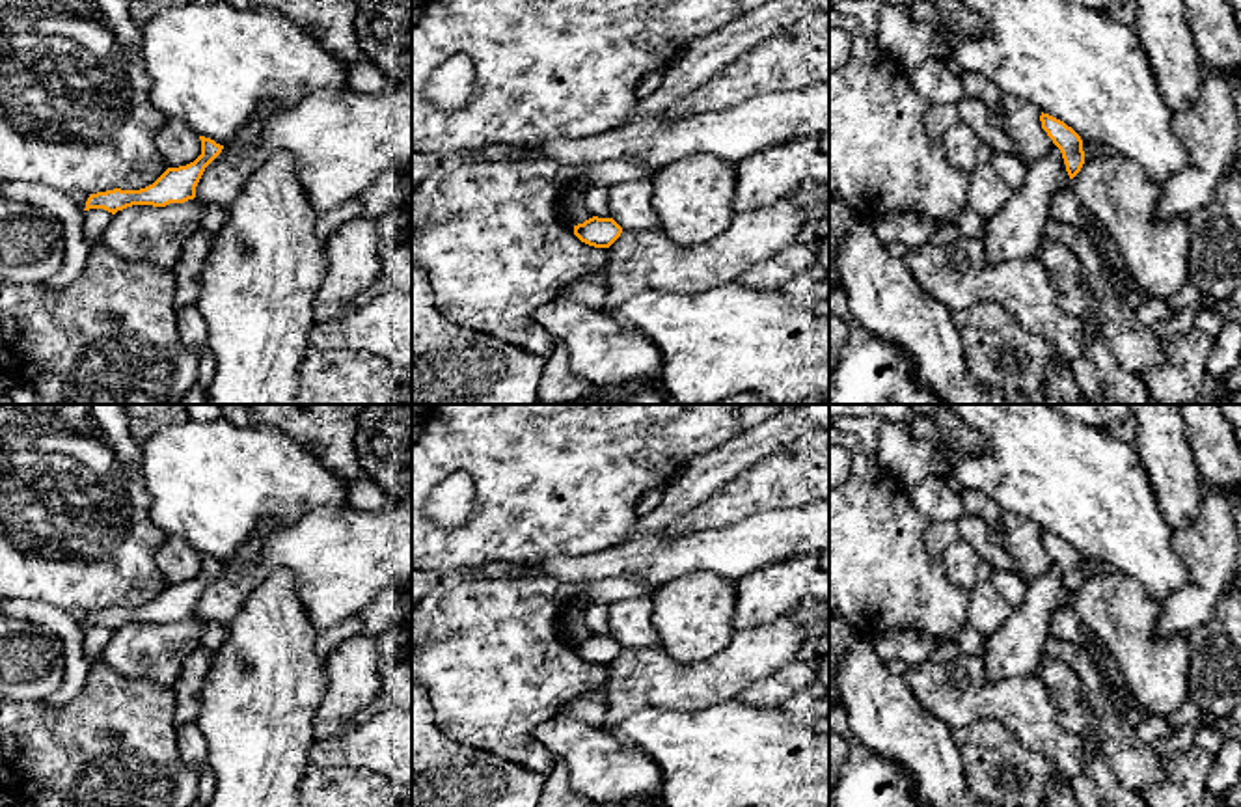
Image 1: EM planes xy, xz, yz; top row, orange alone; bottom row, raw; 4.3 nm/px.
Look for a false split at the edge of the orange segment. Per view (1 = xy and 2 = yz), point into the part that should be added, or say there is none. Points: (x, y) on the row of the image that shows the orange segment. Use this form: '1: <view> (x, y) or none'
1: none
2: none

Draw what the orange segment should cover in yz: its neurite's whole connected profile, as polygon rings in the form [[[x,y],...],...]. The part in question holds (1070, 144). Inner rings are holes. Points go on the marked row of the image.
[[[1042,112],[1040,121],[1042,121],[1042,129],[1047,132],[1053,144],[1060,149],[1064,164],[1066,164],[1066,171],[1070,179],[1073,179],[1084,164],[1081,136],[1064,121],[1049,114]]]

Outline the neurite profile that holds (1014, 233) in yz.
[[[1057,145],[1042,160],[1029,164],[1023,186],[984,222],[986,257],[991,263],[1034,259],[1049,218],[1051,198],[1070,188],[1070,181]]]

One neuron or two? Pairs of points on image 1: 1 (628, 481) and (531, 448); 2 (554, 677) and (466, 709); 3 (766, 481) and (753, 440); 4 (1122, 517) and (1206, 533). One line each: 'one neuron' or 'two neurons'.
1: one neuron
2: one neuron
3: two neurons
4: two neurons

